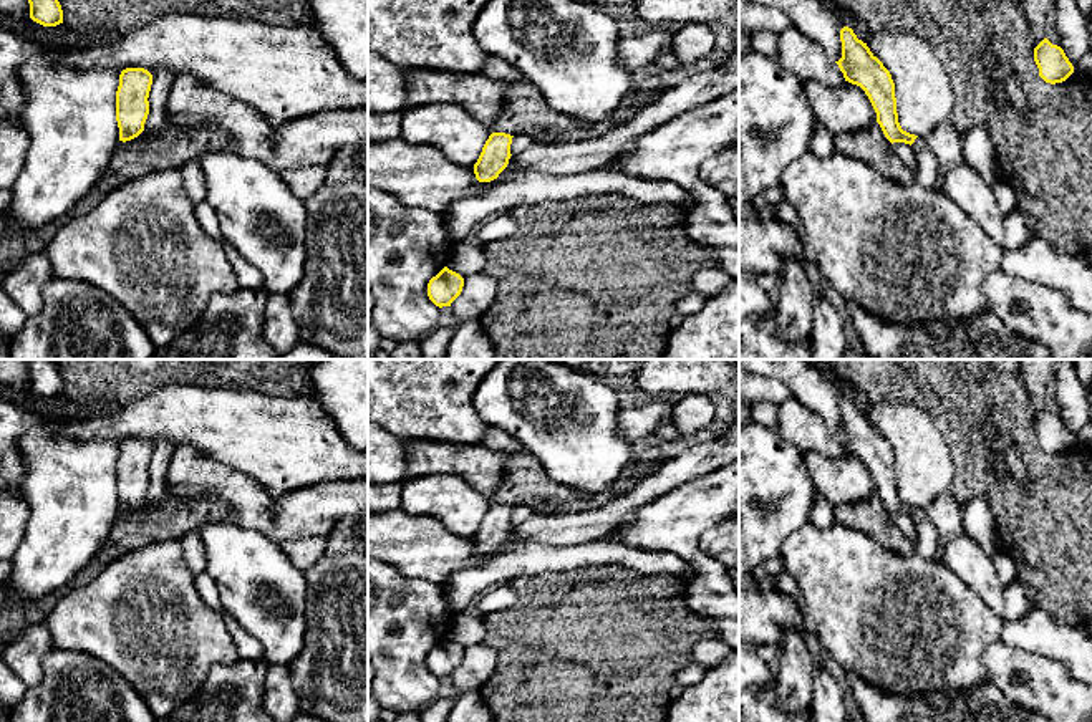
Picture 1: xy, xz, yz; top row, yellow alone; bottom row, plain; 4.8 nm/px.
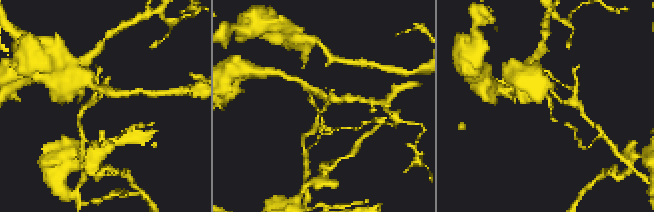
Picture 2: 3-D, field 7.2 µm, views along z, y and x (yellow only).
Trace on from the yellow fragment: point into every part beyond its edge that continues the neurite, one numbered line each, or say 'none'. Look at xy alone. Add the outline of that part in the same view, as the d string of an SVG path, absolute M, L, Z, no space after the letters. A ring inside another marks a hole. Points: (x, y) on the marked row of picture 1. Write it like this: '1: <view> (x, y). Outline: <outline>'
none

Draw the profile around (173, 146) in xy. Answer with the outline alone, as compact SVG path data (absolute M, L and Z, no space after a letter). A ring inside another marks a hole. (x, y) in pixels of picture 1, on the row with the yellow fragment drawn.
M164 123L157 134L147 136L143 131L131 141L119 141L103 176L70 214L38 229L22 230L7 210L0 212L0 282L15 260L46 250L68 219L88 212L118 185L159 169L181 169L187 162L197 162L209 151L230 146L230 134L215 124L181 128Z

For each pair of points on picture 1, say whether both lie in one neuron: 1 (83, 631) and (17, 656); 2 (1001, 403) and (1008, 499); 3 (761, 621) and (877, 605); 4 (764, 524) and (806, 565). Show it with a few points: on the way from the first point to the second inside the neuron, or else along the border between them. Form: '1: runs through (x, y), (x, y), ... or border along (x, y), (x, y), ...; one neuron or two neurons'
1: border along (45, 621), (55, 646); two neurons
2: runs through (1001, 426), (1003, 452), (1000, 456), (1000, 476); one neuron
3: border along (801, 605), (806, 620); two neurons
4: border along (809, 520), (784, 542), (779, 555); two neurons

